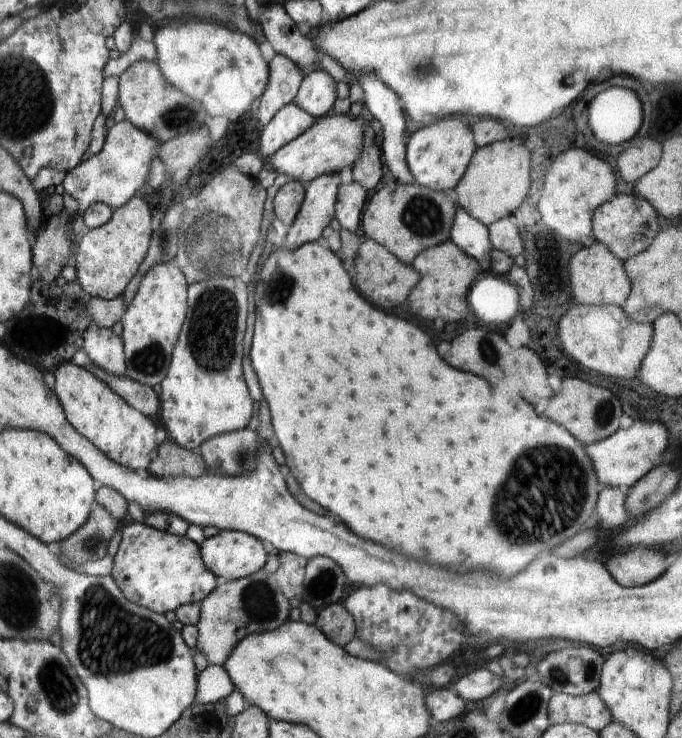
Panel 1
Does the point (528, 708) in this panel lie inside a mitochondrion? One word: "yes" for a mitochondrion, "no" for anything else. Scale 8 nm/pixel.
yes

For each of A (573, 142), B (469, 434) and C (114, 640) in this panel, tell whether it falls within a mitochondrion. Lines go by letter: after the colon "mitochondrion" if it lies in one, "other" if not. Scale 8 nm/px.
A: other
B: other
C: mitochondrion

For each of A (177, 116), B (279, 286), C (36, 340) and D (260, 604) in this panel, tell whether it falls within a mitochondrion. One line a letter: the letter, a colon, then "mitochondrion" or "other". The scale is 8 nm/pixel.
A: mitochondrion
B: mitochondrion
C: mitochondrion
D: mitochondrion

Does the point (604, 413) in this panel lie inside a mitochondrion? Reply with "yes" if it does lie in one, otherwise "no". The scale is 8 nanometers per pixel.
yes

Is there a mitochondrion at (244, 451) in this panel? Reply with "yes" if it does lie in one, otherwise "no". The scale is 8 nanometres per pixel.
yes

